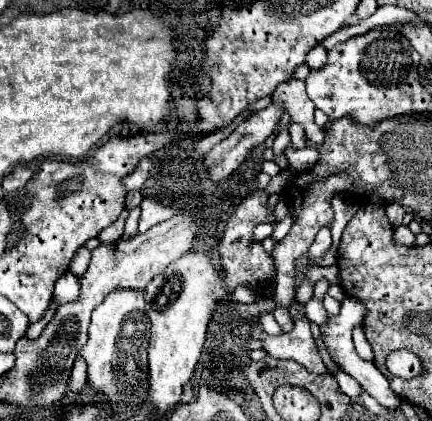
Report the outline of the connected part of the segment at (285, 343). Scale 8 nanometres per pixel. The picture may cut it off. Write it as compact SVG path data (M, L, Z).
M301 318L295 322L293 332L289 334L279 334L279 336L267 336L263 332L261 326L255 326L251 330L251 336L263 342L263 350L269 352L269 356L273 358L281 358L281 360L295 360L299 364L303 364L307 370L317 372L317 374L325 374L327 368L319 356L317 344L311 336L309 330L309 320Z

